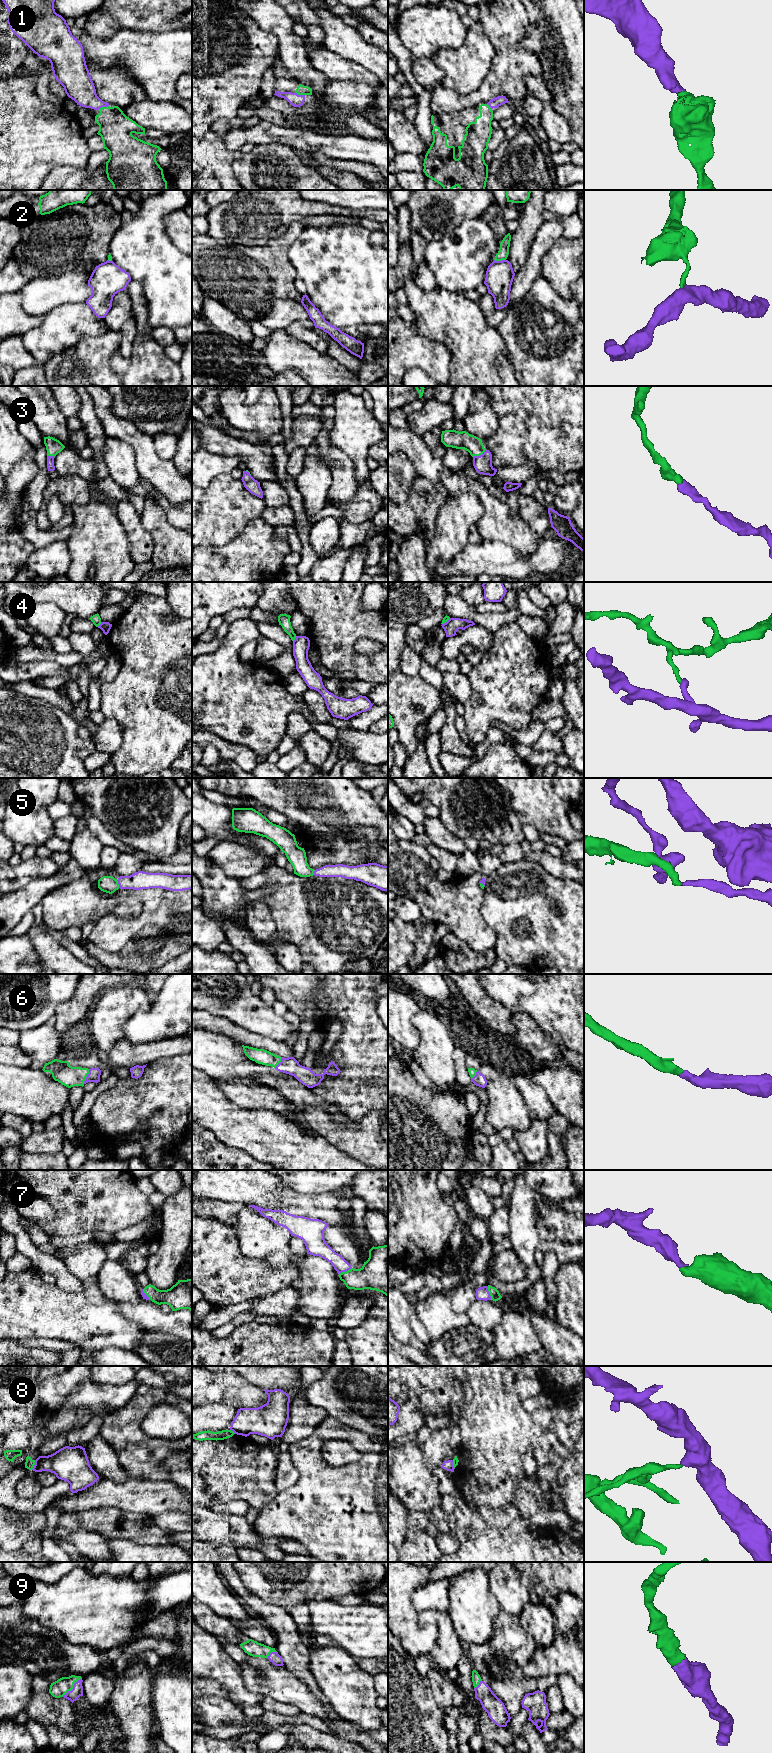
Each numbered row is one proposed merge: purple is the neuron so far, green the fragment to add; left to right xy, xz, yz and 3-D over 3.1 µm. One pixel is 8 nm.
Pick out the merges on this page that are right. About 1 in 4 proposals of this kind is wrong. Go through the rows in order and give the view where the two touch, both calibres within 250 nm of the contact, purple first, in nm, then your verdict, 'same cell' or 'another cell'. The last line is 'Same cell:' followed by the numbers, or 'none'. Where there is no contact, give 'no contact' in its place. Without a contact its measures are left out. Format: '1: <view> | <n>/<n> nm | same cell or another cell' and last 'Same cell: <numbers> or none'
1: xy | 220/280 nm | same cell
2: yz | 220/90 nm | another cell
3: yz | 140/140 nm | same cell
4: xz | 140/100 nm | another cell
5: xy | 140/140 nm | same cell
6: xy | 100/170 nm | same cell
7: yz | 110/80 nm | same cell
8: xy | 240/80 nm | another cell
9: xy | 90/140 nm | same cell
Same cell: 1, 3, 5, 6, 7, 9

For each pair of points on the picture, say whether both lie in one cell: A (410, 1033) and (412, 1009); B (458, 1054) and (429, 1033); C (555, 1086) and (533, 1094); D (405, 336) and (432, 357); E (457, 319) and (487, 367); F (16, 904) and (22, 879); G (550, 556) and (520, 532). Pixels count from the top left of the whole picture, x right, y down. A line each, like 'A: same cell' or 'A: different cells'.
A: same cell
B: different cells
C: different cells
D: same cell
E: same cell
F: different cells
G: different cells

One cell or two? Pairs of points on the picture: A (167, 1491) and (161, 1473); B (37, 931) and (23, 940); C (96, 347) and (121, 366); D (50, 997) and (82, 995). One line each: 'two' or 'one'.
A: two
B: two
C: two
D: two

